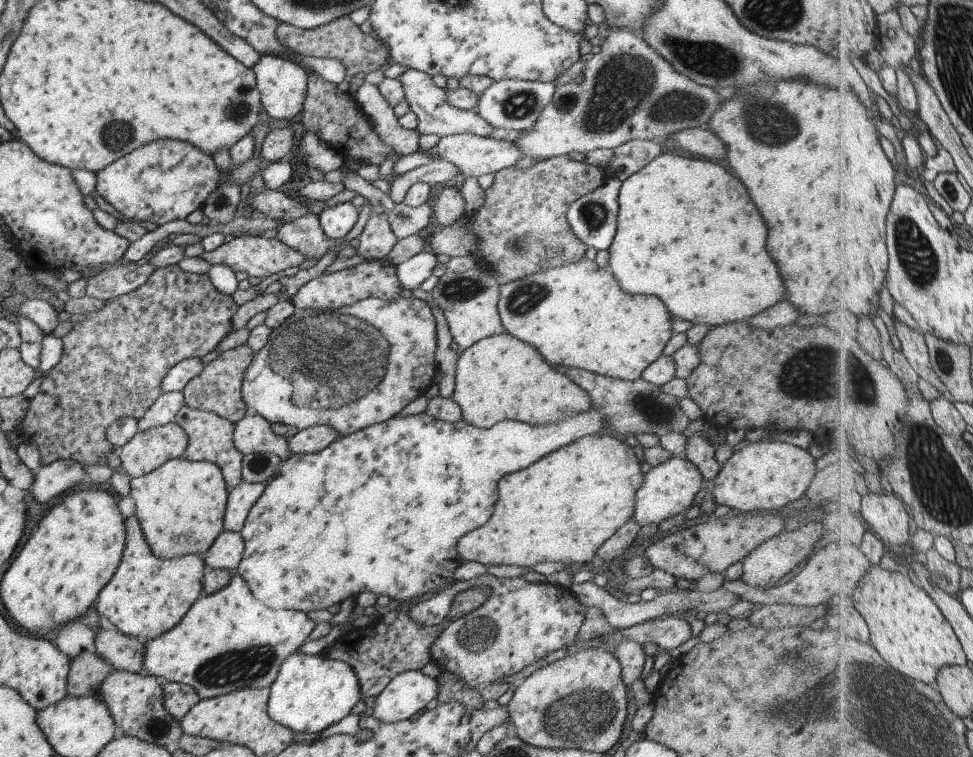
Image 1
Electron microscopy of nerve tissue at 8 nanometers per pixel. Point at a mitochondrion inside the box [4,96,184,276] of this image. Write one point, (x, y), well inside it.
(116, 140)

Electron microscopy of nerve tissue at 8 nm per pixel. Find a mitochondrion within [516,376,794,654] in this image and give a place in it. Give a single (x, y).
(659, 414)

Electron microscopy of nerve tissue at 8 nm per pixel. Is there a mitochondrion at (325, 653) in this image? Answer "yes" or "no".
no

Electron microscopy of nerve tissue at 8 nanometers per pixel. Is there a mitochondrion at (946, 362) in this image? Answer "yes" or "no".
yes

